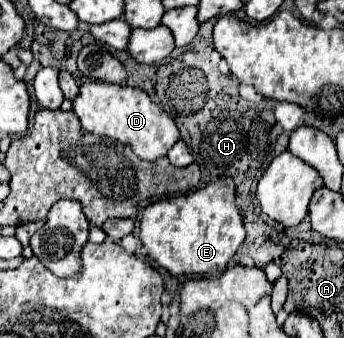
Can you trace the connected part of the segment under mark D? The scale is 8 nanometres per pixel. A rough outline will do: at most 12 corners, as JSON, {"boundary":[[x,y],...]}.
{"boundary":[[84,82],[82,128],[154,162],[180,138],[140,88]]}

